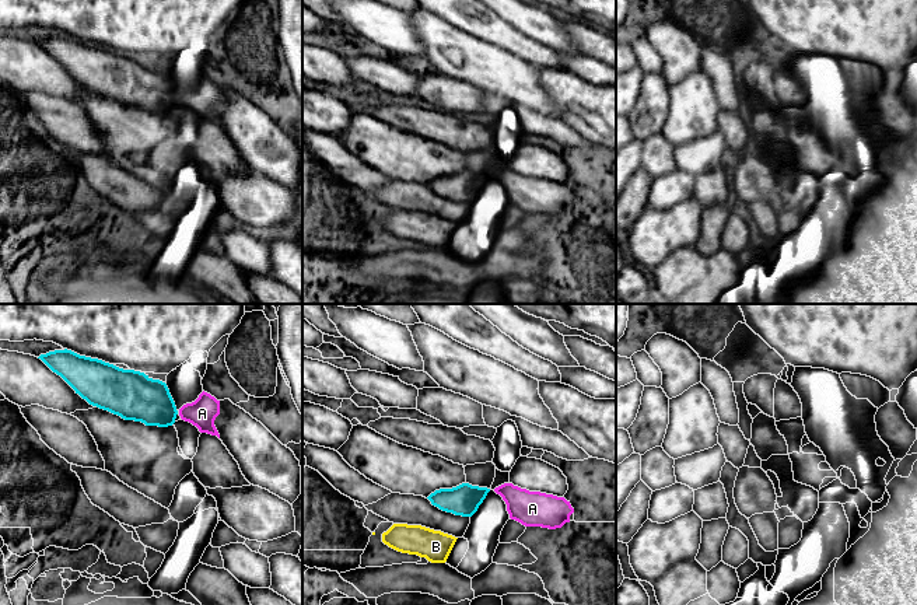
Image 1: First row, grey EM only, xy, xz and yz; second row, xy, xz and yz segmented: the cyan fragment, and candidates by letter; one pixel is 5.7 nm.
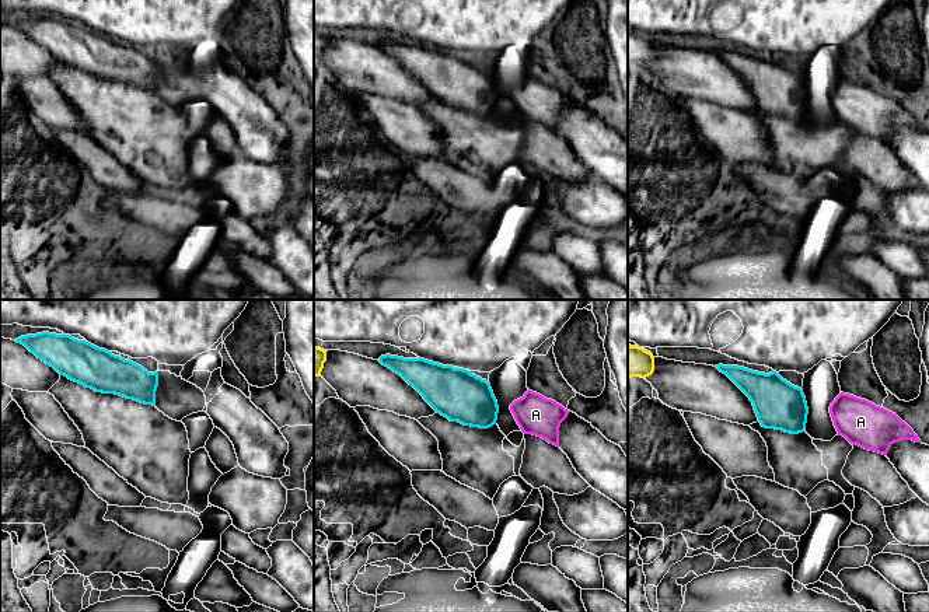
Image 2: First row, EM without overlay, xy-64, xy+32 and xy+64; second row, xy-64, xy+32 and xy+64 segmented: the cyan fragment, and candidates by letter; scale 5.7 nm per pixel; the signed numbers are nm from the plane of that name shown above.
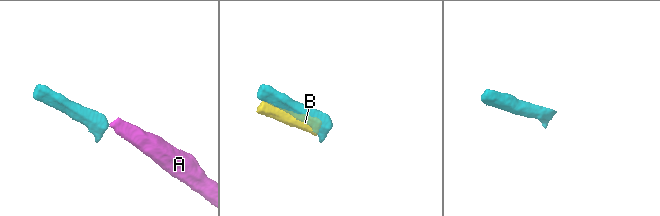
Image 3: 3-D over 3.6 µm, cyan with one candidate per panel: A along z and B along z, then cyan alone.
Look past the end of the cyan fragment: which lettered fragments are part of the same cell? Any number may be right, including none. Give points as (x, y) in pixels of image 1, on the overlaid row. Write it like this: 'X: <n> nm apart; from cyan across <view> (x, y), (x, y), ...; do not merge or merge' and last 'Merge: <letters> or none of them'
A: 20 nm apart; from cyan across xy (177, 411), (179, 411); merge
B: 120 nm apart; from cyan across xz (447, 511), (440, 531); do not merge
Merge: A

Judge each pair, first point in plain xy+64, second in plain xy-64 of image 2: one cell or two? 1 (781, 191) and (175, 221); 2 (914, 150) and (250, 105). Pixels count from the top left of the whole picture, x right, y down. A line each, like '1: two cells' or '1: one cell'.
1: two cells
2: one cell

